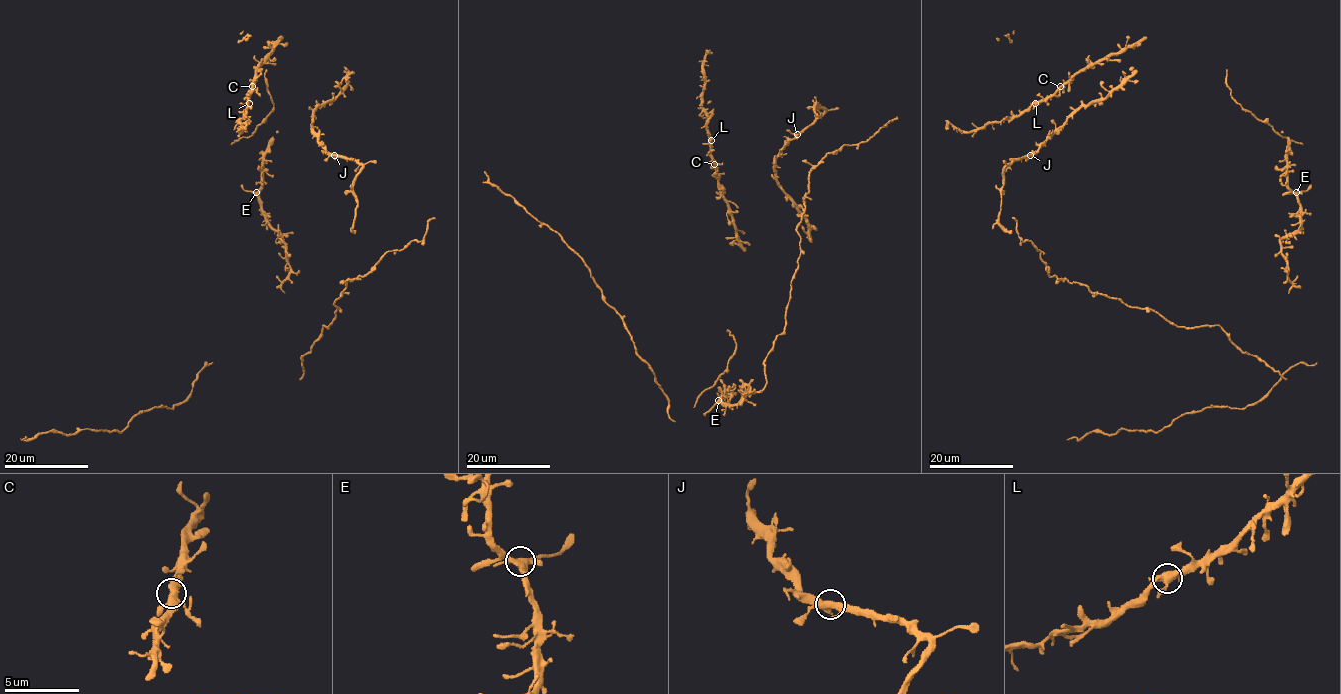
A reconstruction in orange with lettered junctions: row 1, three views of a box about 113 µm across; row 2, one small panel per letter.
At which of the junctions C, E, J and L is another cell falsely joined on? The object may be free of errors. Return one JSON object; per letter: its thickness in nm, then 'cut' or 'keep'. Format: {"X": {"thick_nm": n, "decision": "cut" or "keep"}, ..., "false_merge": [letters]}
{"C": {"thick_nm": 360, "decision": "keep"}, "E": {"thick_nm": 380, "decision": "keep"}, "J": {"thick_nm": 380, "decision": "keep"}, "L": {"thick_nm": 360, "decision": "keep"}, "false_merge": []}

